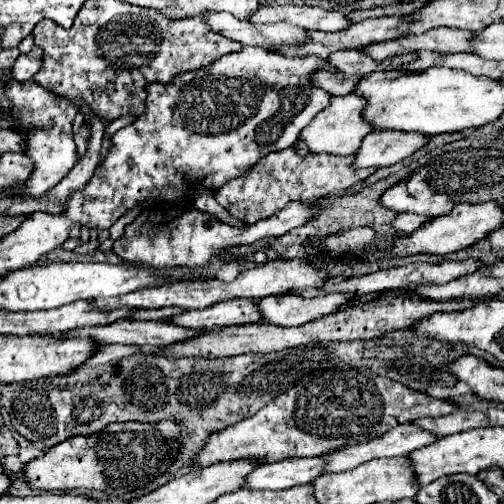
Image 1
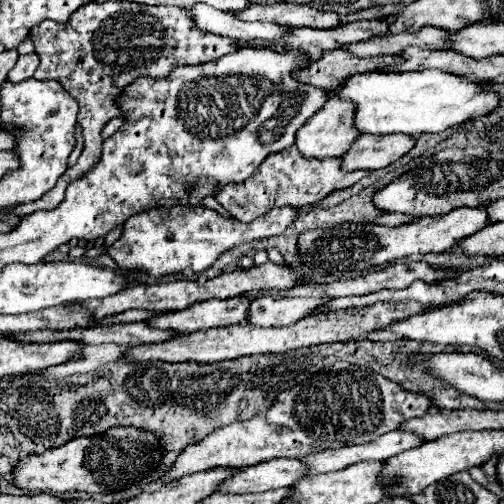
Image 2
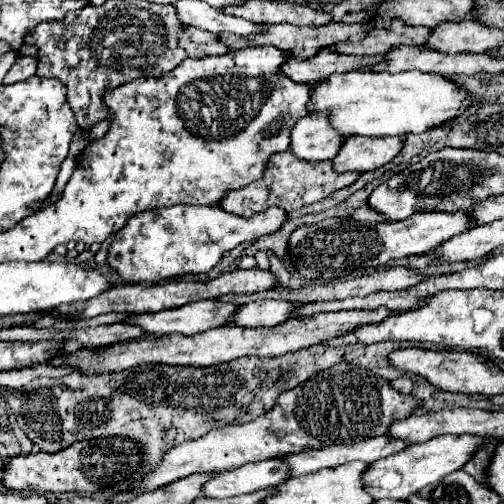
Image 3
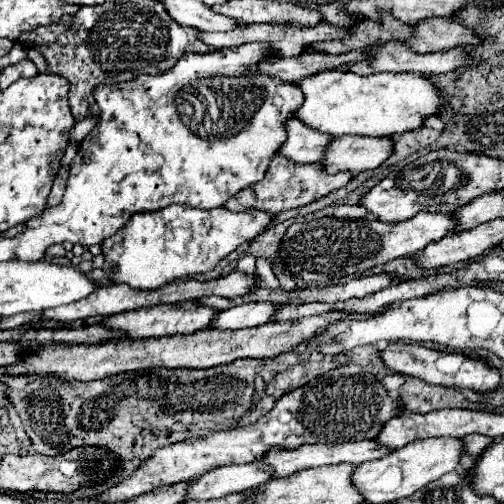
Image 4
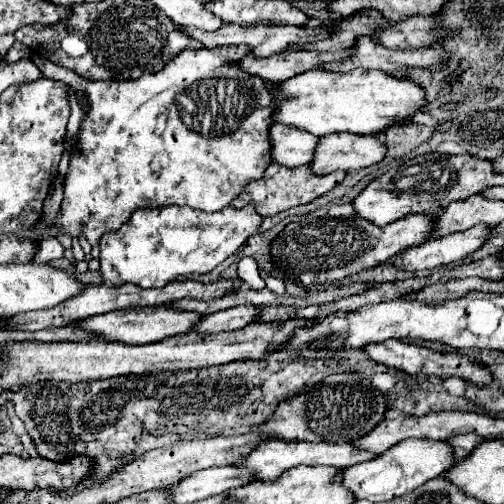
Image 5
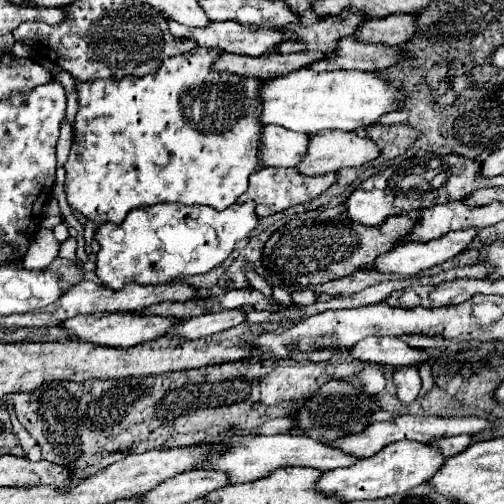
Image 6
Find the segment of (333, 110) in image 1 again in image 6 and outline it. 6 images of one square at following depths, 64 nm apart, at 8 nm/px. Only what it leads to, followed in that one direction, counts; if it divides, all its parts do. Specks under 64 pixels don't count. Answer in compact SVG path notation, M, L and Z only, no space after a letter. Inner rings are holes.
M264 126L260 164L266 166L296 166L304 152L308 152L310 136L304 132L292 132L280 126Z

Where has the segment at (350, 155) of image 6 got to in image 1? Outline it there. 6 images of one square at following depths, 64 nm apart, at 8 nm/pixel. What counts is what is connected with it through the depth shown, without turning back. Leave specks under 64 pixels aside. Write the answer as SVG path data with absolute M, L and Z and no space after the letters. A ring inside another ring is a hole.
M372 132L362 140L360 150L354 154L354 168L392 166L412 156L428 142L430 136L420 132Z

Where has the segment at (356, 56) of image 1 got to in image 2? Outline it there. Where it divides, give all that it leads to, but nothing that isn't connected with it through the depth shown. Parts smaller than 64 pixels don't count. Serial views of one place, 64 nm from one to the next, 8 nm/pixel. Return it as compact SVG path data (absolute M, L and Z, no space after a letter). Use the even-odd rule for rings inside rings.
M342 48L342 50L324 52L324 56L320 60L312 62L310 68L296 70L292 76L298 82L312 84L326 92L336 92L336 88L340 88L340 84L344 84L344 80L348 80L348 76L378 70L378 68L384 68L384 66L390 66L396 62L400 62L400 56L396 56L396 58L394 56L356 58L350 50Z

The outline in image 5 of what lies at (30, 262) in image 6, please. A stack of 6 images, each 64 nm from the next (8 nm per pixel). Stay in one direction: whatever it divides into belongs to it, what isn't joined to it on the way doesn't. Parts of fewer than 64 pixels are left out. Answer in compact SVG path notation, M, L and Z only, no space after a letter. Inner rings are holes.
M46 237L38 242L38 250L31 261L35 264L48 264L50 261L62 258L65 249L55 237Z

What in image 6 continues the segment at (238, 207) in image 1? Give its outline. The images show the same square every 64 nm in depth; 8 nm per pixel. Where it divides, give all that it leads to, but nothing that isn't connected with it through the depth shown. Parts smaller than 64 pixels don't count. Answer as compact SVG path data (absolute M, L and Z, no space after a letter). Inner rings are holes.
M264 168L264 170L260 170L260 172L256 172L256 174L250 176L248 192L242 196L240 202L252 200L252 202L256 202L256 214L260 218L272 216L272 214L282 212L282 210L286 210L290 206L310 202L312 198L316 198L322 192L326 192L336 182L336 178L338 178L336 172L308 178L308 176L300 176L300 172L296 172L296 168Z

